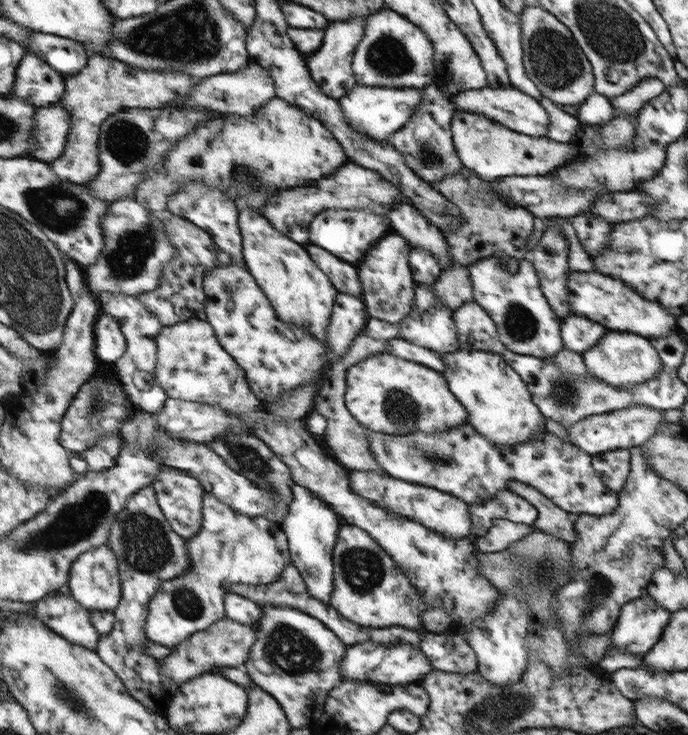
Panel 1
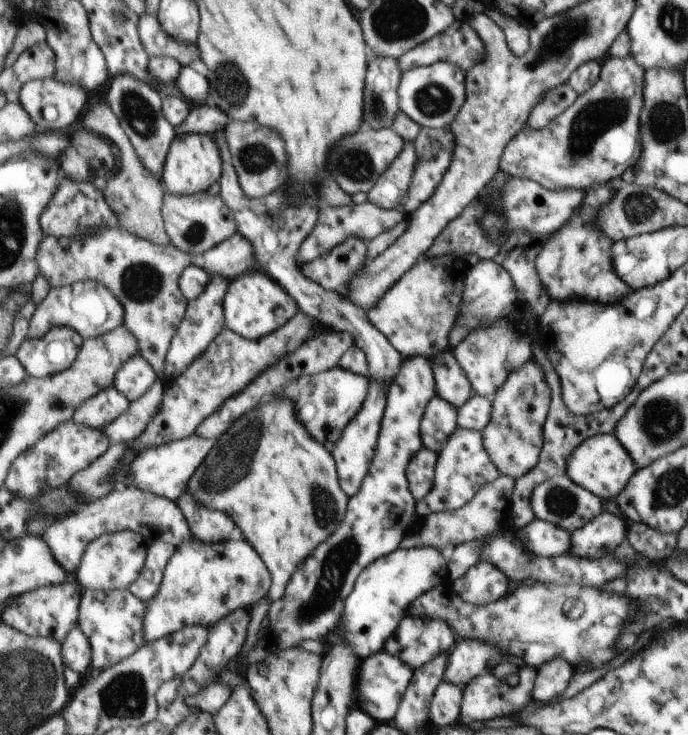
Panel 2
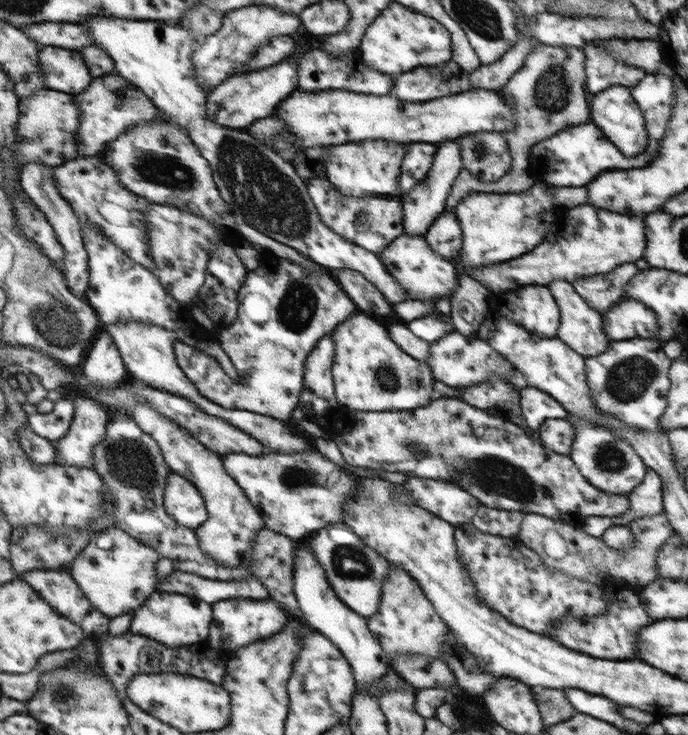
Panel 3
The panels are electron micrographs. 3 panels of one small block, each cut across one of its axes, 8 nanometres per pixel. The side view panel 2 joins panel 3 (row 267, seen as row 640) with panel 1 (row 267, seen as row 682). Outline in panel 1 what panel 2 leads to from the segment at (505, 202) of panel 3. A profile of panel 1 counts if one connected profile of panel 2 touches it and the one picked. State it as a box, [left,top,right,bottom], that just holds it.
[431,263,473,311]

